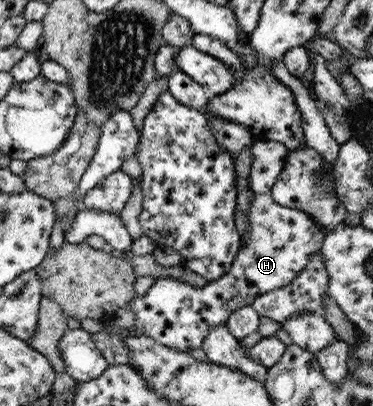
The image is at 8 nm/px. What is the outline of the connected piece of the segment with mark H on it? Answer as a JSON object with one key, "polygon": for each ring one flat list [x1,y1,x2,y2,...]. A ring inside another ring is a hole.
{"polygon":[[266,141,254,142,249,150,250,205,246,216,250,230,244,237,244,245,238,247,228,271,201,287,193,287,172,277,154,277,146,293,134,296,128,303,137,324,142,327,141,334,168,348,188,352,188,348,200,347,208,330,225,323,231,312,250,306,261,294,290,284,322,246,326,233,309,216,272,200,271,186,282,170,287,148,280,142]]}

